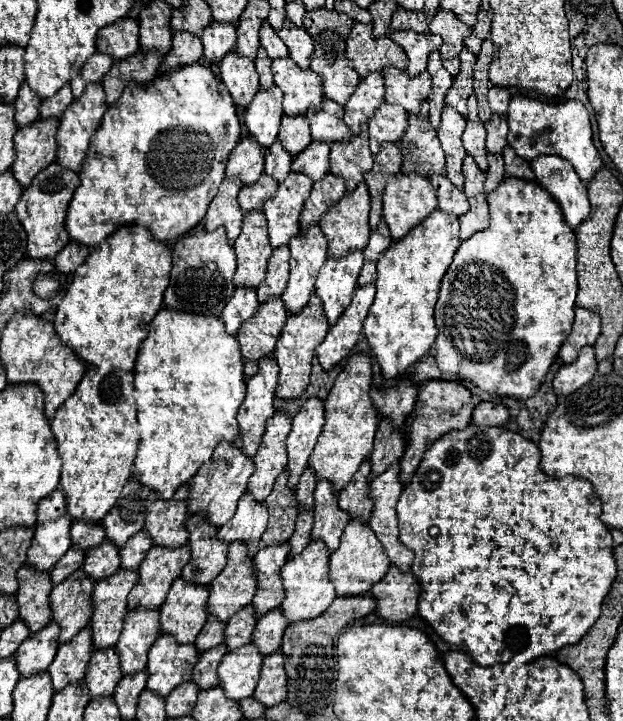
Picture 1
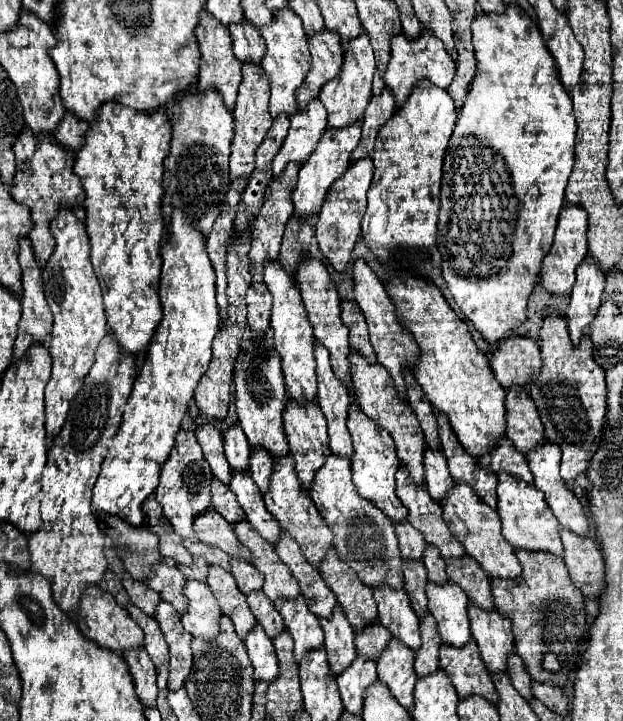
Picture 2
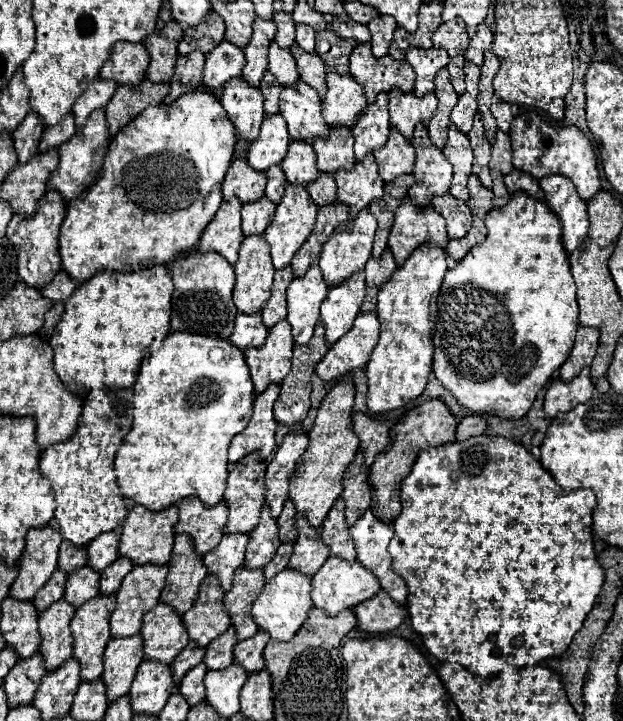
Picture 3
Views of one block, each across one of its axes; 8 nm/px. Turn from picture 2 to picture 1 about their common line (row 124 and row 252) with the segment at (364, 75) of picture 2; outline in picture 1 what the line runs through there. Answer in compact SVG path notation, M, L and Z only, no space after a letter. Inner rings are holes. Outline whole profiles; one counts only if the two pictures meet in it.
M362 182L352 194L346 194L338 204L324 212L320 226L328 238L328 254L344 256L354 250L364 250L370 236L368 226L370 194Z

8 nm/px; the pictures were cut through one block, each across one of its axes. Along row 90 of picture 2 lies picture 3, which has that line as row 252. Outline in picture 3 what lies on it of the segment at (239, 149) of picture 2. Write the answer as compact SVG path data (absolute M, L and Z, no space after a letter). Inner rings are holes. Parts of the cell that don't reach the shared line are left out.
M246 236L240 246L238 262L234 264L234 304L240 312L260 312L270 296L274 266L270 260L270 246L264 236Z

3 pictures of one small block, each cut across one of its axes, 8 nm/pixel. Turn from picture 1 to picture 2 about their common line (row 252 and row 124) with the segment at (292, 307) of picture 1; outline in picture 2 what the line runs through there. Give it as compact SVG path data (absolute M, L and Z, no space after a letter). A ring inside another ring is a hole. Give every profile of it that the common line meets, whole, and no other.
M318 98L310 100L306 110L298 110L290 116L290 132L280 148L280 154L272 162L274 176L280 176L288 162L304 162L326 130L326 108Z

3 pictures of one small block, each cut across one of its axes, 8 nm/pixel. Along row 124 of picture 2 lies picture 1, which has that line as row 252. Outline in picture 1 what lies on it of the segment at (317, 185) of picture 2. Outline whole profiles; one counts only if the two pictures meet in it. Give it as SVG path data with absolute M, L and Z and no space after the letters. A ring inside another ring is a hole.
M352 252L342 258L326 258L316 278L316 294L322 298L322 308L330 324L336 324L344 308L352 300L358 272L364 264L362 252Z

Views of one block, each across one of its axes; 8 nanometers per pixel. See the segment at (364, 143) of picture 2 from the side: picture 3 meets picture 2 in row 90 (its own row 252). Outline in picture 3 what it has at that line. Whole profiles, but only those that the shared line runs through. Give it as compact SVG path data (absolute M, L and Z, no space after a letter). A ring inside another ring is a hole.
M386 248L380 258L370 258L366 262L366 268L364 268L364 272L366 272L366 296L362 302L362 312L376 310L376 294L378 294L380 286L392 276L392 272L396 268L398 266L394 262L390 248Z

